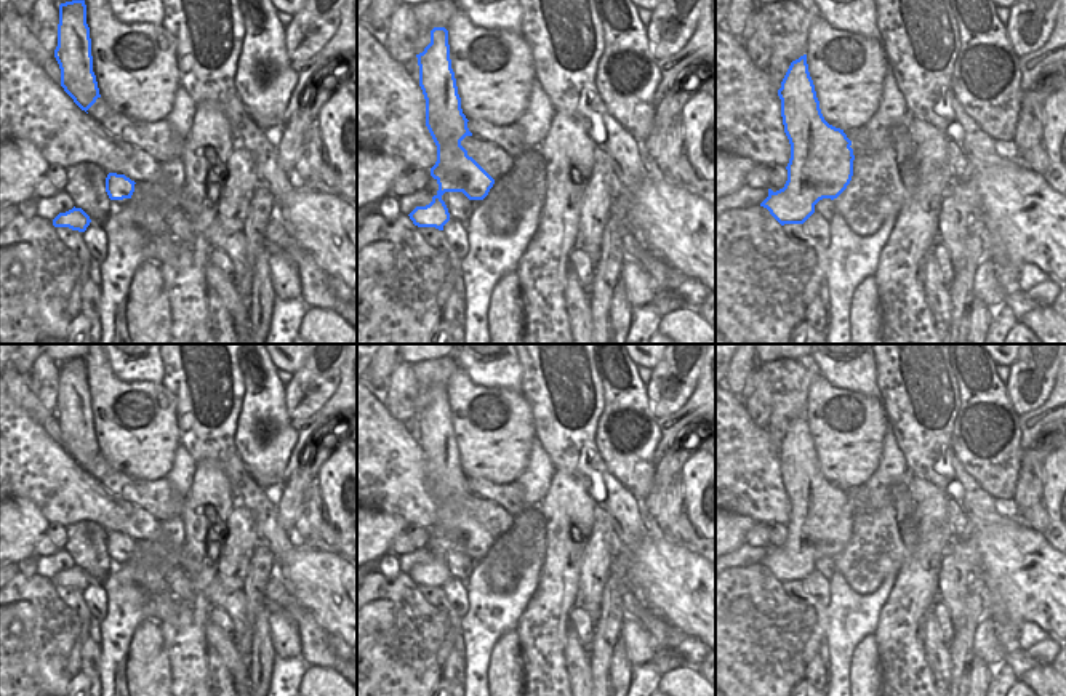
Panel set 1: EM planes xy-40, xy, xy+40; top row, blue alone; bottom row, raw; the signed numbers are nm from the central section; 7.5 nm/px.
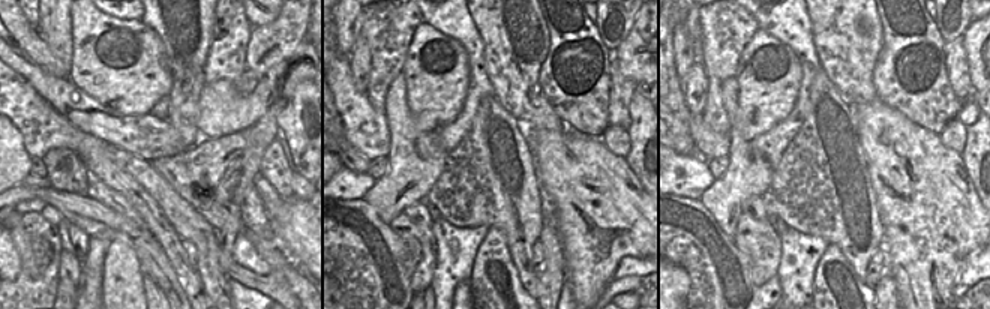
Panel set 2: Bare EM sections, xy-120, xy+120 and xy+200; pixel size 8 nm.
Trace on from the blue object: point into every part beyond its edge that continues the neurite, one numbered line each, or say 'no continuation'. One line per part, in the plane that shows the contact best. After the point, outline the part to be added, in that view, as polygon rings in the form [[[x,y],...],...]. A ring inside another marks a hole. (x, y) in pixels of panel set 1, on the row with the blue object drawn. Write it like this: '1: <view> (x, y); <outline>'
no continuation

